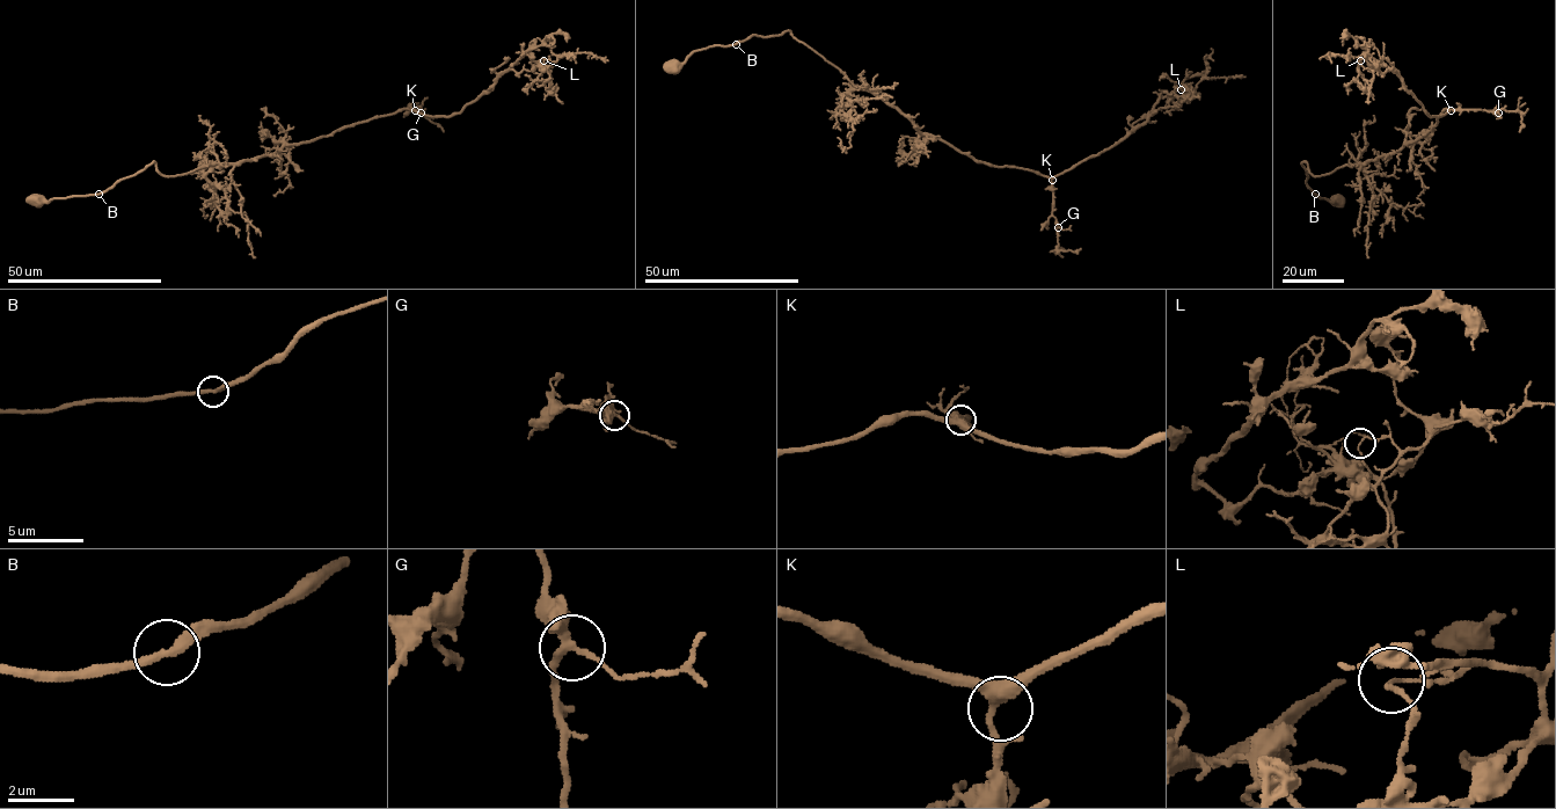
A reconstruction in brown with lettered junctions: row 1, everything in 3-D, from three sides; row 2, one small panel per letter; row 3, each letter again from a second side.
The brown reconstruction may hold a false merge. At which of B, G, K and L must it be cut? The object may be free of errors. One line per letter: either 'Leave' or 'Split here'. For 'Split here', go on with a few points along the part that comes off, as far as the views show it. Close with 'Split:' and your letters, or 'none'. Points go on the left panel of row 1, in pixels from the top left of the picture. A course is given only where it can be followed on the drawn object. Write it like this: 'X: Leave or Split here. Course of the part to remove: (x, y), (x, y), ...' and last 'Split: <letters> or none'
B: Leave
G: Leave
K: Leave
L: Leave
Split: none

